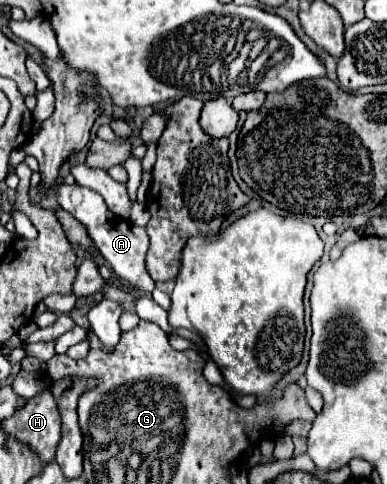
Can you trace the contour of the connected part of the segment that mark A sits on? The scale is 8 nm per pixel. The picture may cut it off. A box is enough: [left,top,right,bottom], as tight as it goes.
[57,185,155,291]

